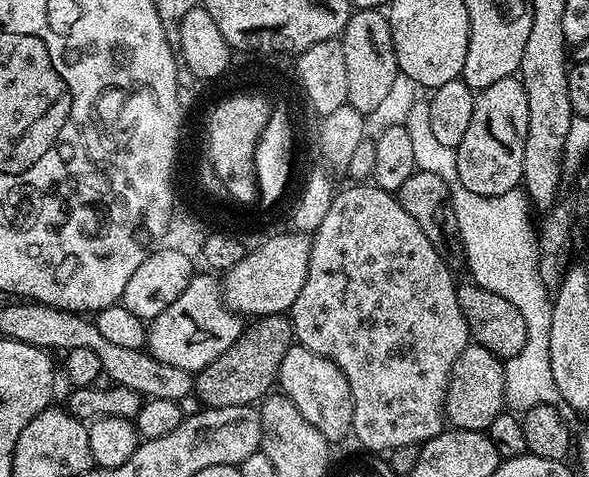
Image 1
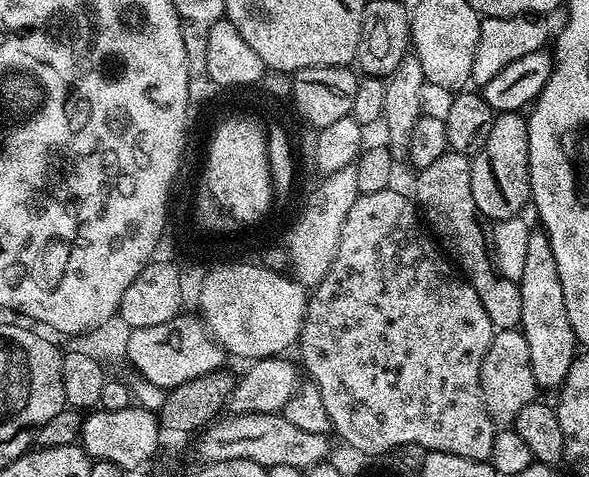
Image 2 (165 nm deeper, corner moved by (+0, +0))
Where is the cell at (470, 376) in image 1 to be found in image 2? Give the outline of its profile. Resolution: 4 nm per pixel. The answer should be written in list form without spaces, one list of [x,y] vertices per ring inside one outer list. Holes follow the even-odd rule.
[[[505,328],[493,335],[490,350],[486,350],[486,358],[482,358],[480,385],[486,410],[500,426],[511,425],[518,410],[522,410],[522,406],[526,406],[531,400],[537,399],[534,370],[530,370],[530,346],[526,346],[523,332],[516,328]]]

